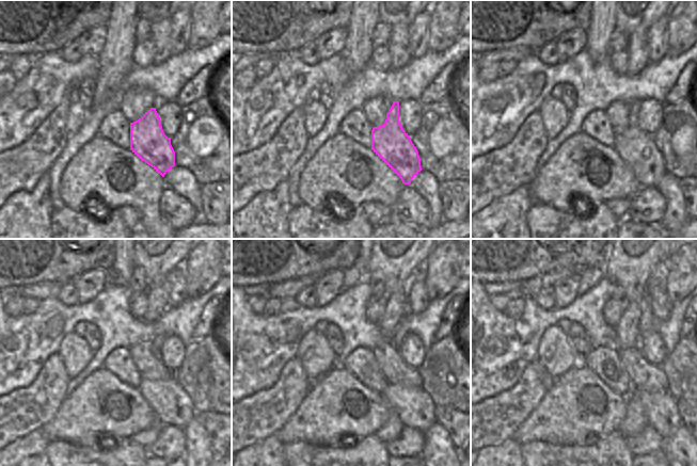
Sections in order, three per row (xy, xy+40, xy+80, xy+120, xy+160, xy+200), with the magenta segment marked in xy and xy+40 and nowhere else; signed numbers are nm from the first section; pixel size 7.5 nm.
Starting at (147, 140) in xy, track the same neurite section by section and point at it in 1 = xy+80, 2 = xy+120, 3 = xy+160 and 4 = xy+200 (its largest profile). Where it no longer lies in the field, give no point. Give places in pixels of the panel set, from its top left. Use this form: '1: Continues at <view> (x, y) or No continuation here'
1: Continues at xy+80 (637, 148)
2: Continues at xy+120 (172, 405)
3: Continues at xy+160 (414, 406)
4: Continues at xy+200 (662, 411)

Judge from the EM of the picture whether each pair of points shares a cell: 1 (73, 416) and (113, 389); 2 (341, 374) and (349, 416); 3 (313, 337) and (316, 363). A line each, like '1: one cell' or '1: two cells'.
1: one cell
2: one cell
3: one cell

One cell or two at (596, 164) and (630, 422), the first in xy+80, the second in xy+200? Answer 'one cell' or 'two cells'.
two cells

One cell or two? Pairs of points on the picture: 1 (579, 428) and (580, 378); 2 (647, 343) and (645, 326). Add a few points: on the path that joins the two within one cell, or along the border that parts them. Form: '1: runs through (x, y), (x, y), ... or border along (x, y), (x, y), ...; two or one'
1: runs through (577, 415), (573, 392), (575, 390); one
2: border along (654, 328), (645, 333); two

